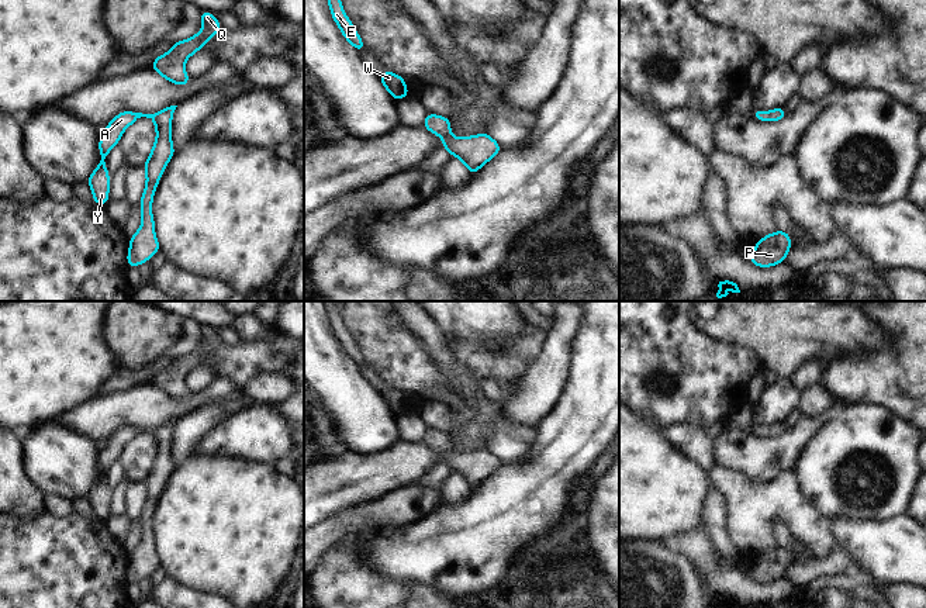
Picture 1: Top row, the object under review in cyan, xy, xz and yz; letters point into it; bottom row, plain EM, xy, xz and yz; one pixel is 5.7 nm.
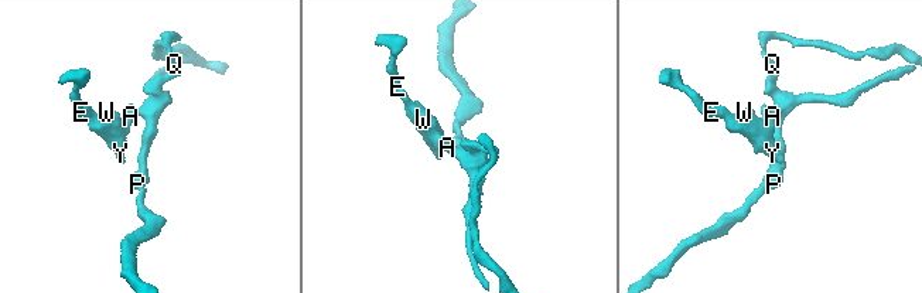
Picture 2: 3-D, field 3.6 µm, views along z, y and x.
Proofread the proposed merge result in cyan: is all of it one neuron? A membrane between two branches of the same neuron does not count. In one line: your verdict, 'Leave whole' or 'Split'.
Leave whole.

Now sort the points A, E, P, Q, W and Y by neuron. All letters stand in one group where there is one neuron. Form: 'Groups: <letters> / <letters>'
Groups: A E P Q W Y.

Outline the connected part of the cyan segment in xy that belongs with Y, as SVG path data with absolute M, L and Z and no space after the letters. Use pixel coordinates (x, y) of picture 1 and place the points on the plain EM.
M170 421L153 429L121 426L106 439L106 448L99 452L100 477L87 493L87 500L93 507L93 518L104 522L110 517L110 490L106 481L108 467L118 460L122 448L138 433L151 433L156 443L156 456L144 480L146 500L139 515L142 538L139 545L129 553L129 566L127 569L128 583L138 583L141 578L149 577L151 573L160 566L155 550L152 517L166 480L176 469L172 460L172 432L176 422L177 421Z

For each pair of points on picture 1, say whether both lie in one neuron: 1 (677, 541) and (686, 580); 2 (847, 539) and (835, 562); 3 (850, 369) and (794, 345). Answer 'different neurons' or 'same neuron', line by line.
1: different neurons
2: different neurons
3: different neurons

